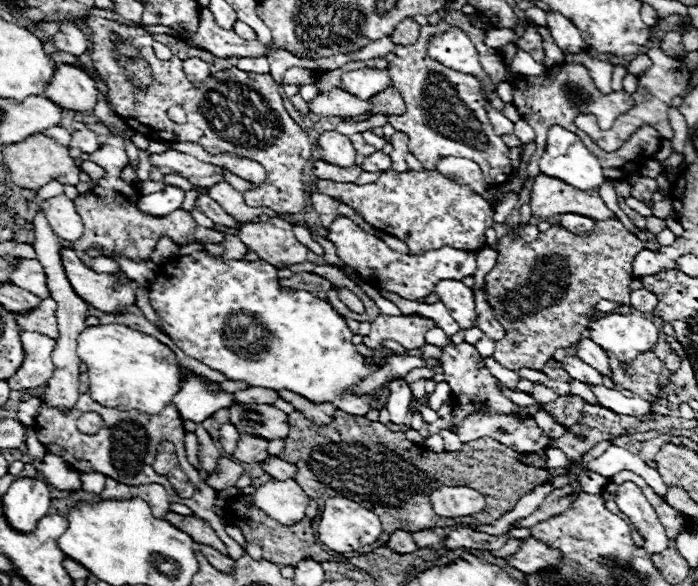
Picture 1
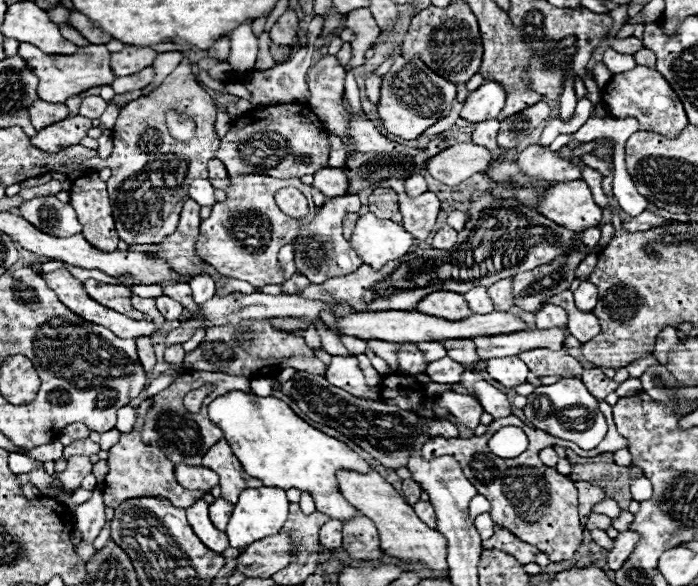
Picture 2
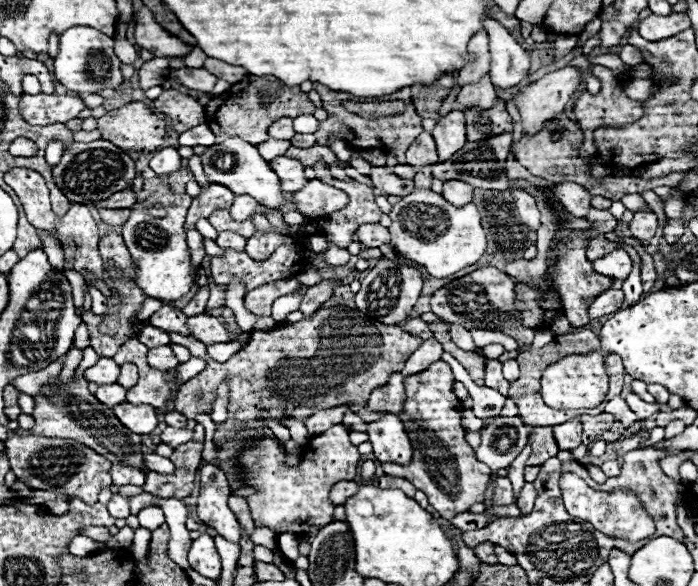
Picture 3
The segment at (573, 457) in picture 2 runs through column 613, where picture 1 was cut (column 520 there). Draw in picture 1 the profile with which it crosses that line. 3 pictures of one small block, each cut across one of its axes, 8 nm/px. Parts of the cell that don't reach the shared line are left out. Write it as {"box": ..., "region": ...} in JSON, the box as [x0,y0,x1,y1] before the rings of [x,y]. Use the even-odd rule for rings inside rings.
{"box":[278,410,546,536],"region":[[[336,410],[334,422],[330,426],[314,426],[304,418],[304,414],[298,412],[288,414],[288,420],[296,422],[290,422],[288,444],[278,454],[278,458],[298,466],[294,480],[306,490],[306,494],[318,500],[320,508],[324,506],[324,500],[342,496],[366,506],[368,510],[374,510],[382,522],[382,532],[388,536],[394,530],[418,532],[434,526],[446,528],[458,524],[492,524],[502,514],[512,510],[524,494],[532,492],[546,478],[546,468],[522,464],[518,452],[492,438],[466,442],[458,452],[436,454],[406,440],[402,432],[392,432],[380,422],[354,418],[340,410]],[[456,484],[470,484],[472,490],[478,490],[486,498],[484,510],[460,518],[434,514],[430,494],[440,486]]]}

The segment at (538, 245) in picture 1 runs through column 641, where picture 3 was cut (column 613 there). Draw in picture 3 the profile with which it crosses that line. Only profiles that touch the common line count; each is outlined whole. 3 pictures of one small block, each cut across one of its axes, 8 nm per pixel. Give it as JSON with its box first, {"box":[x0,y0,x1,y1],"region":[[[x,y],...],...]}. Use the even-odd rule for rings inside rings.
{"box":[586,236,620,262],"region":[[[596,236],[596,238],[590,240],[590,244],[588,244],[588,248],[586,248],[586,256],[588,256],[590,262],[594,262],[594,260],[598,260],[598,258],[610,254],[610,252],[614,252],[616,248],[620,248],[618,242],[606,240],[604,236]]]}

